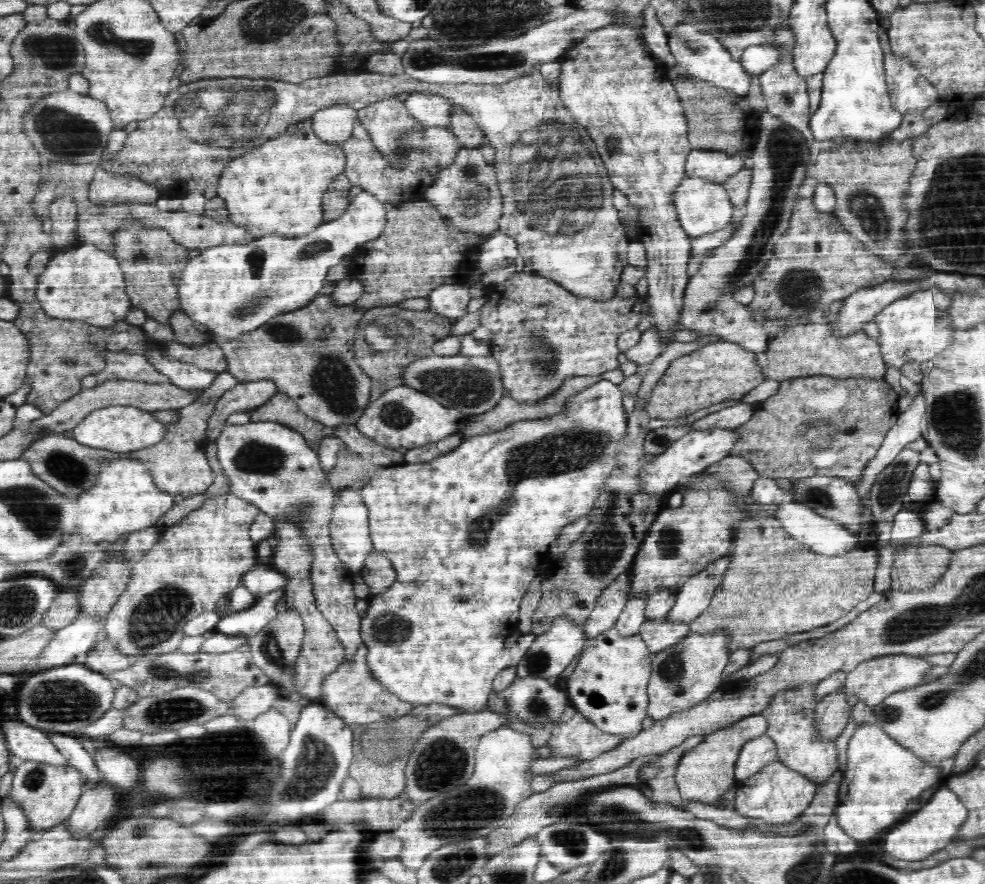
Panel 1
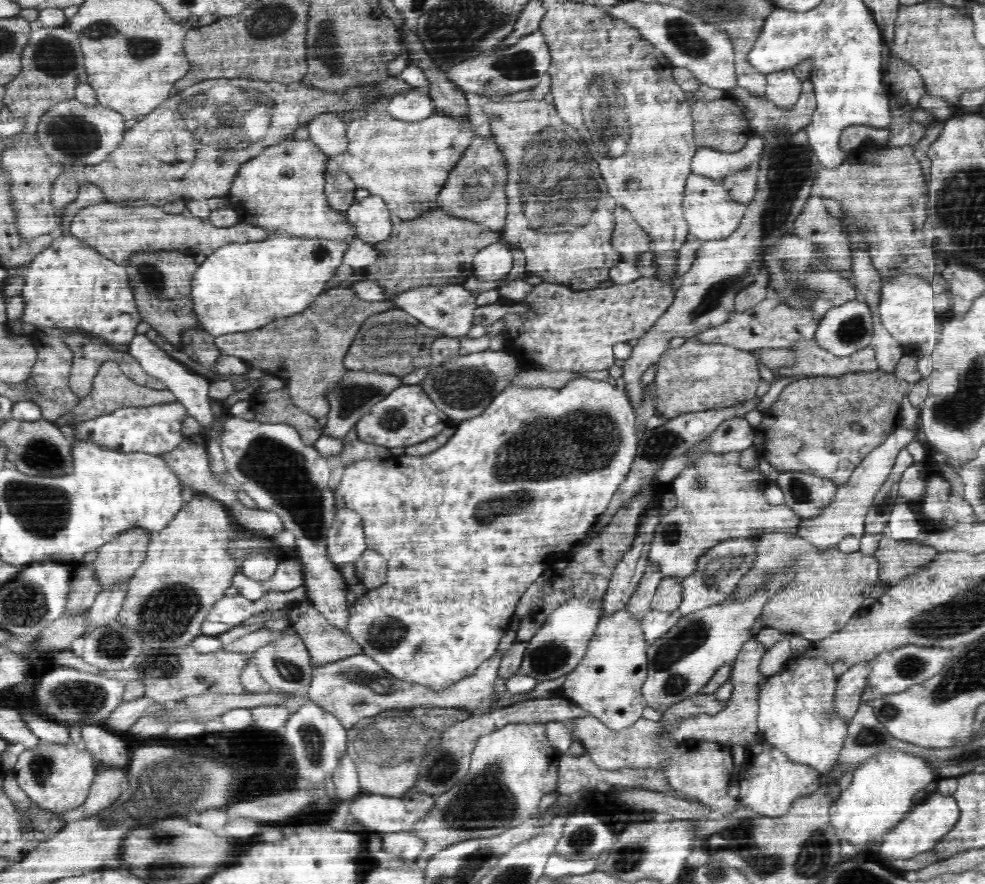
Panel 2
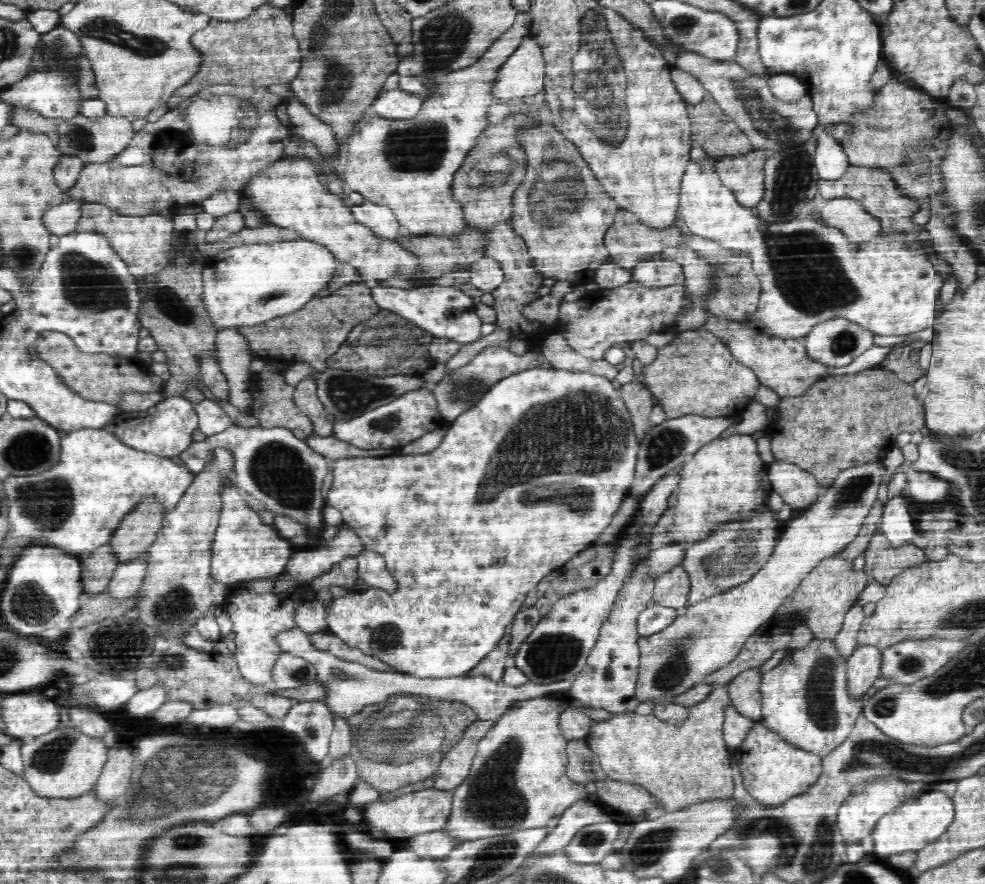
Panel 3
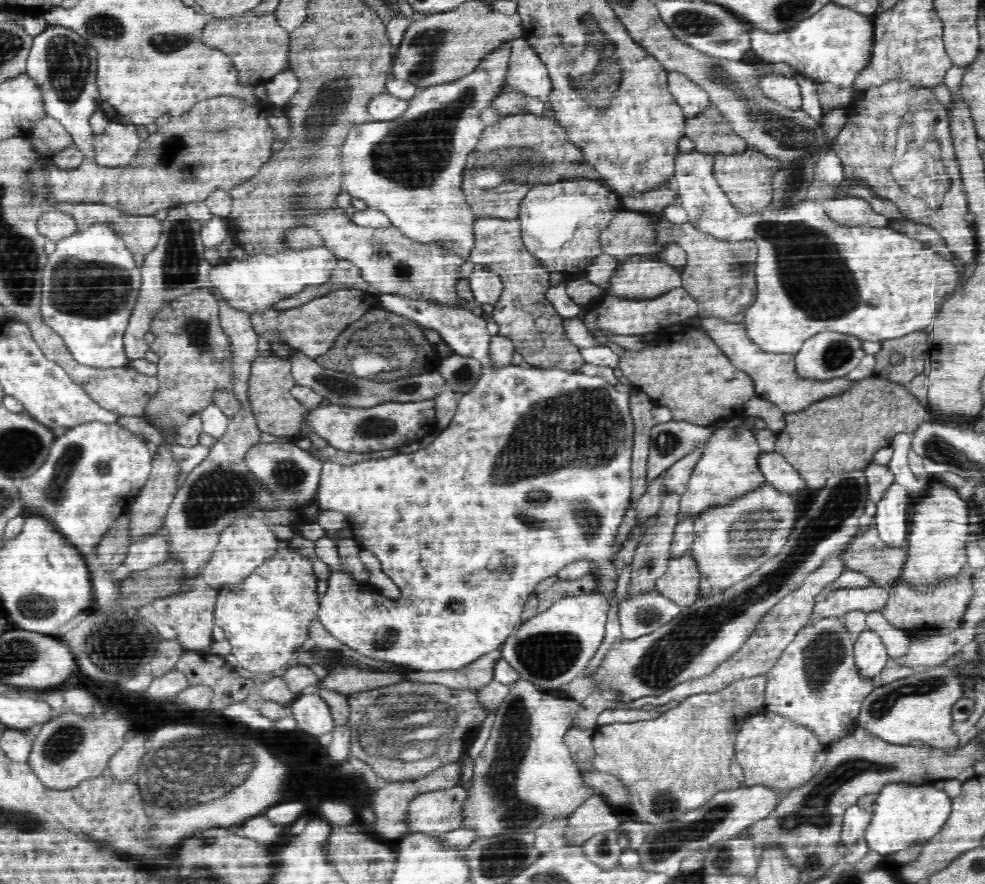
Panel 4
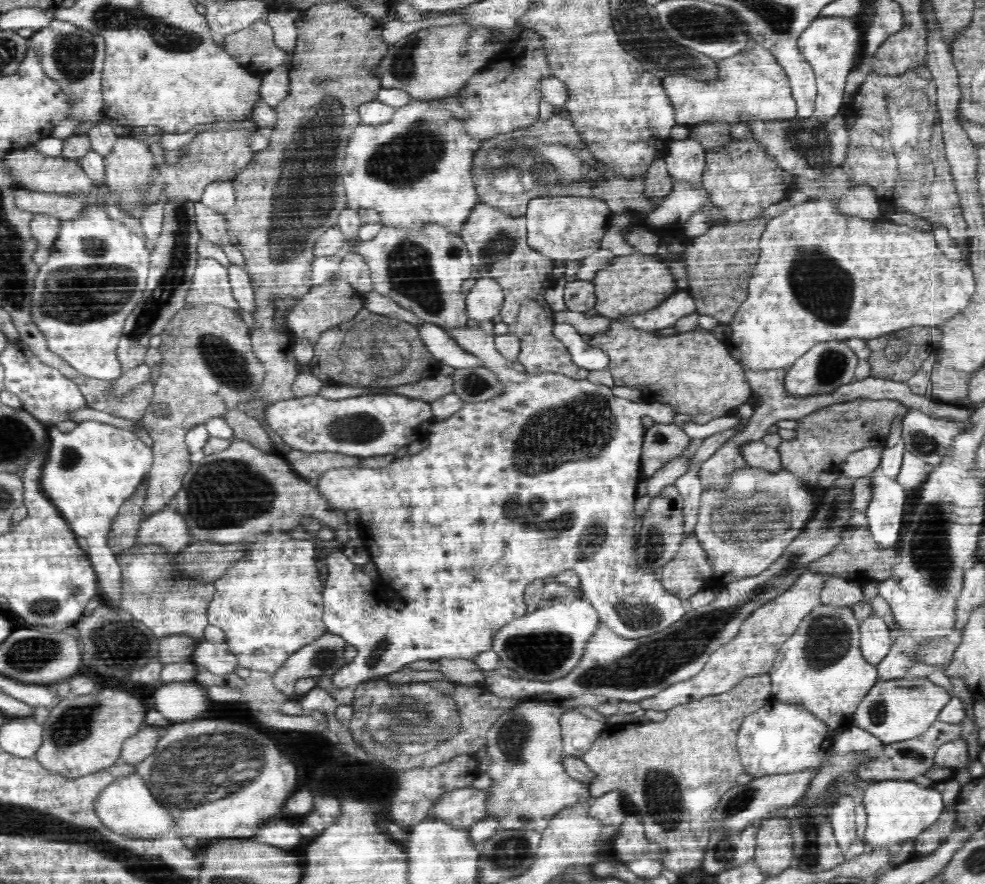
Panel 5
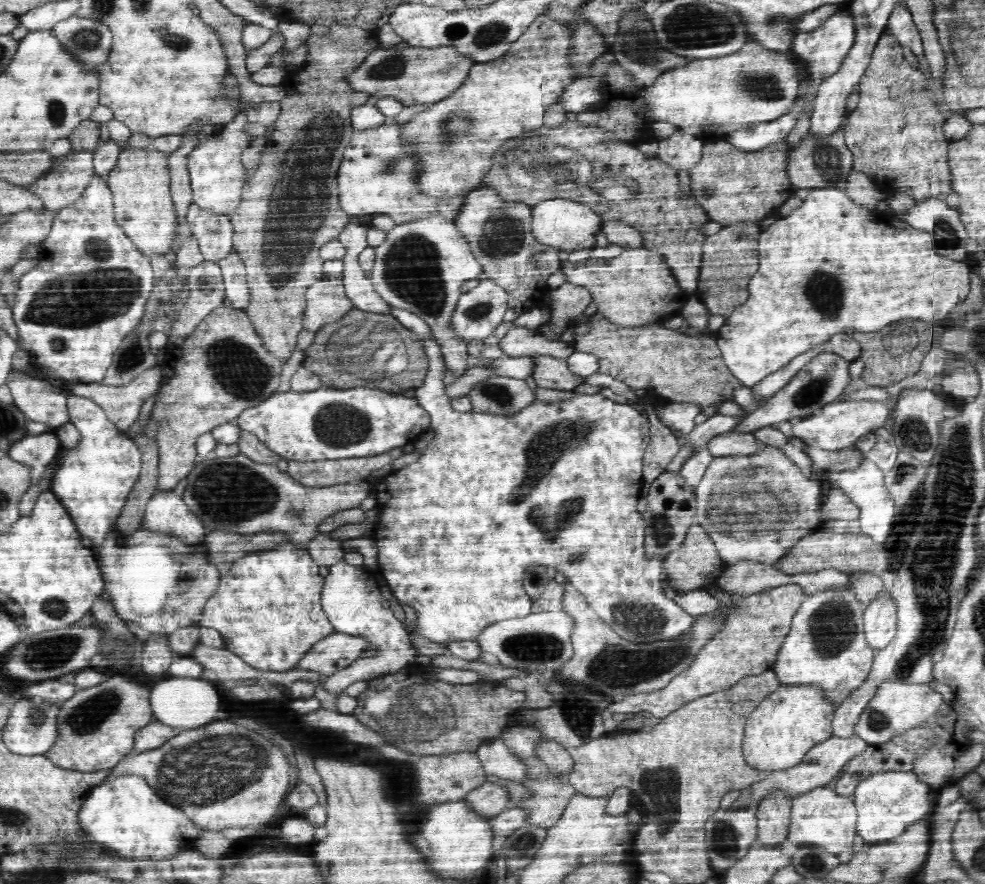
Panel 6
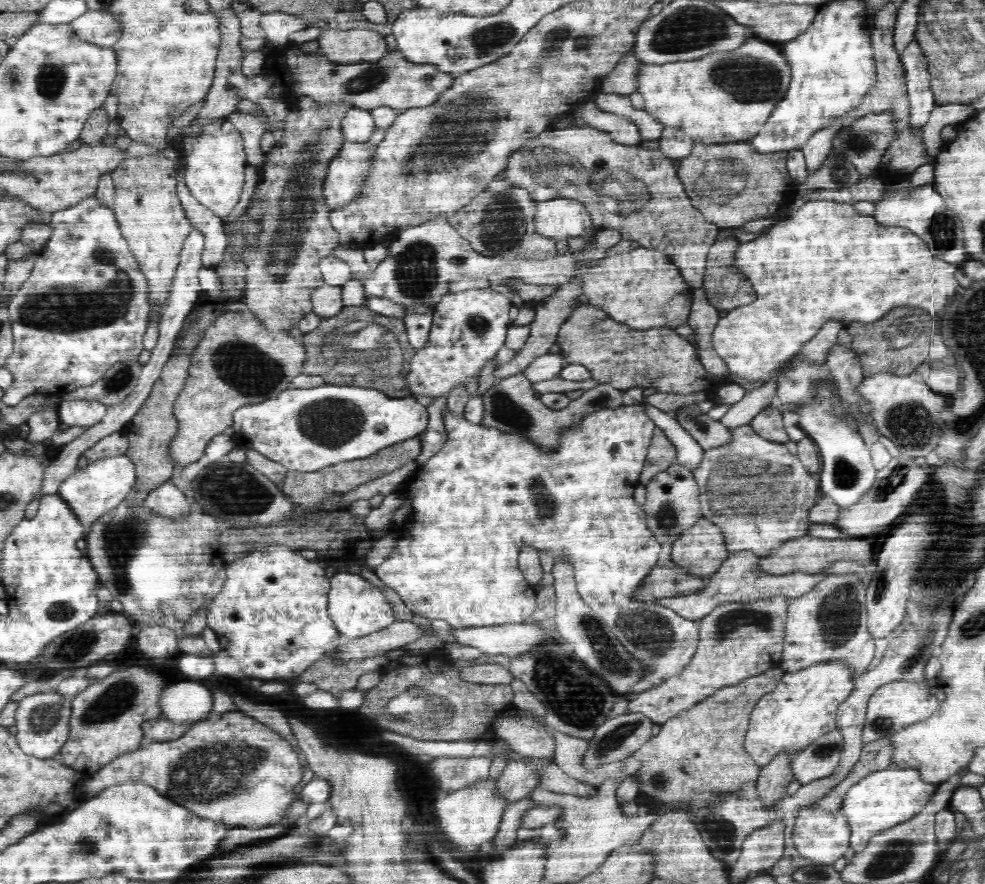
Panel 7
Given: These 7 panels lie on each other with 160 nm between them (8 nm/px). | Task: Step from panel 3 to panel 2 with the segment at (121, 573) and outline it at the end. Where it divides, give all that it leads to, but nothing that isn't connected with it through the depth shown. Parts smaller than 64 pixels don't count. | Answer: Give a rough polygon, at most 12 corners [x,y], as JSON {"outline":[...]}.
{"outline":[[128,581],[97,594],[90,630],[117,621]]}

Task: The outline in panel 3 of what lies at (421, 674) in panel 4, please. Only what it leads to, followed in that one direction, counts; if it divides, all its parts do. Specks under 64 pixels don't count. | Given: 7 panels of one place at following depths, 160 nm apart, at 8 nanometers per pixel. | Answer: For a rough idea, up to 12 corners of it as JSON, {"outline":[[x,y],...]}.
{"outline":[[511,633],[463,676],[500,681],[510,664]]}

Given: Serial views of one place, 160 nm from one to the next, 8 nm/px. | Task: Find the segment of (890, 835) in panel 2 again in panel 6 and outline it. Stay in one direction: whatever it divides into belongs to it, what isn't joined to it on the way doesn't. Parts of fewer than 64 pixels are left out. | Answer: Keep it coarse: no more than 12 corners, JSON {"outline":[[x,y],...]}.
{"outline":[[912,771],[874,773],[853,790],[856,833],[893,841],[931,818],[931,786]]}

